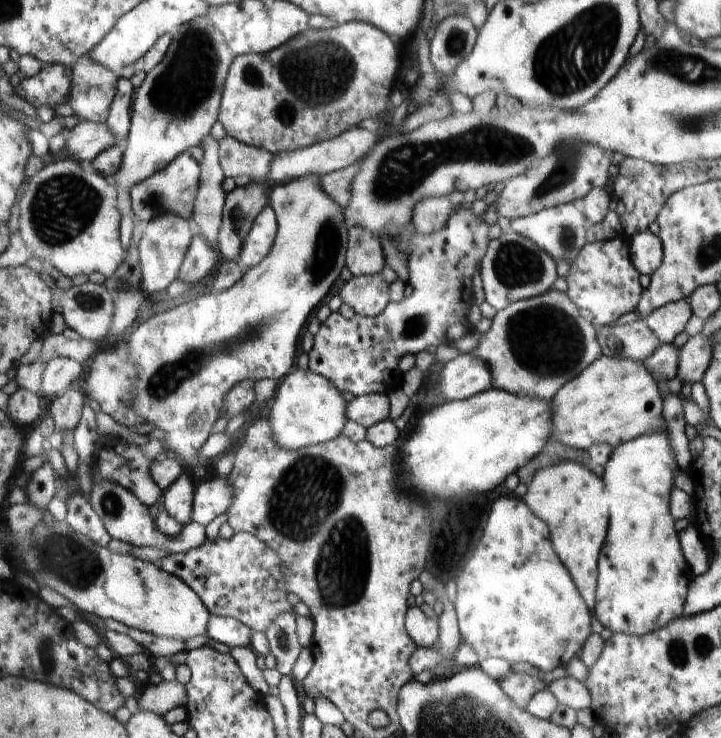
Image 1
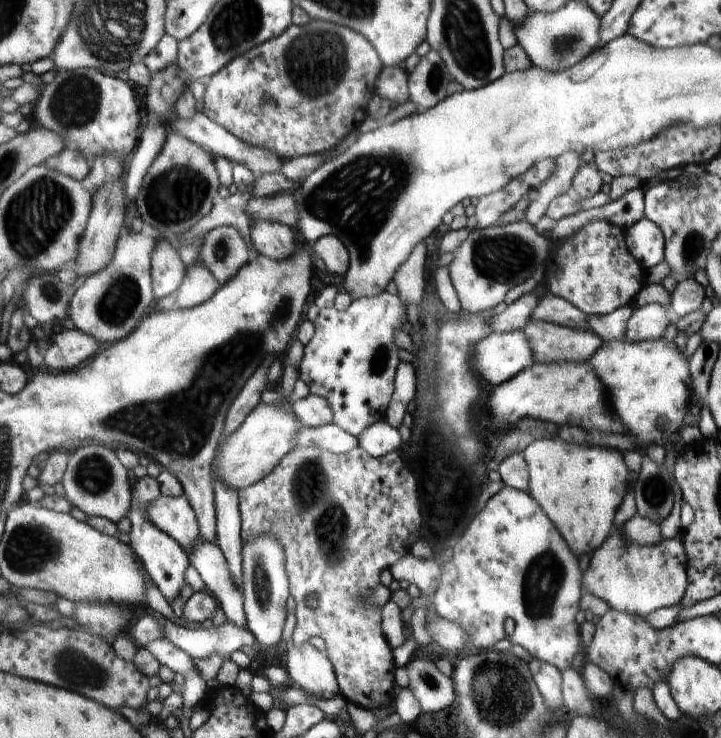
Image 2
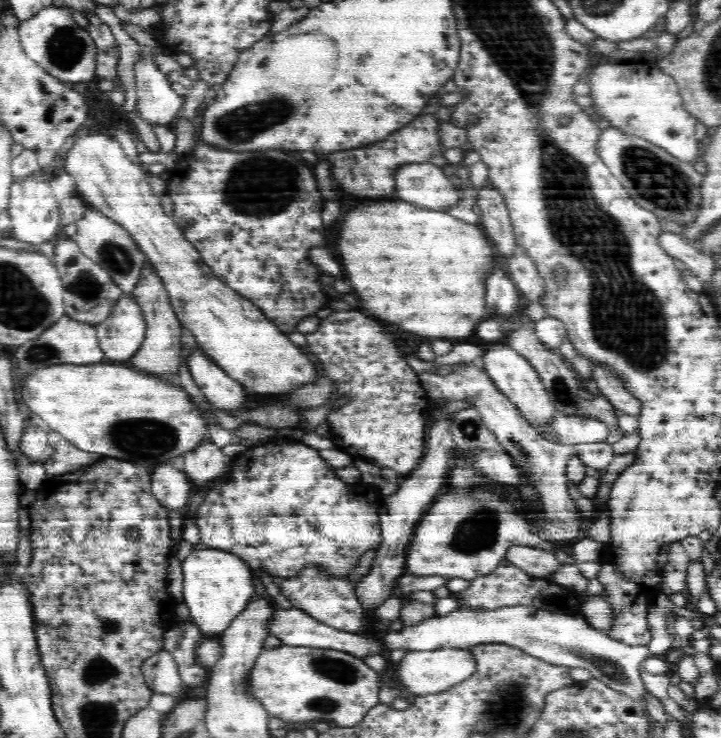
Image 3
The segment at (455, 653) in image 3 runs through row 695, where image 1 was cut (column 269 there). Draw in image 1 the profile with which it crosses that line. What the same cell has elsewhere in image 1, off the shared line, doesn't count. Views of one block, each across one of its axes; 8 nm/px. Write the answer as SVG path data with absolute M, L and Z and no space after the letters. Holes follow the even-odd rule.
M297 368L291 372L277 388L273 406L269 408L267 422L271 426L271 434L275 444L287 452L299 452L309 446L319 446L331 442L333 438L343 436L343 426L347 426L347 400L341 396L339 388L335 388L327 378Z

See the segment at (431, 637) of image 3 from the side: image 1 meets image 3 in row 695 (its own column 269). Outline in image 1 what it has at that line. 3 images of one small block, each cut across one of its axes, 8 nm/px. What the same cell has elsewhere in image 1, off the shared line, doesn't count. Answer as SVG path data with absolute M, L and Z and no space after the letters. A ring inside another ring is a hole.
M283 612L271 626L265 630L271 646L271 654L275 656L277 672L283 676L291 676L291 668L295 666L295 660L299 658L299 652L303 650L297 638L297 624L295 624L295 612Z

